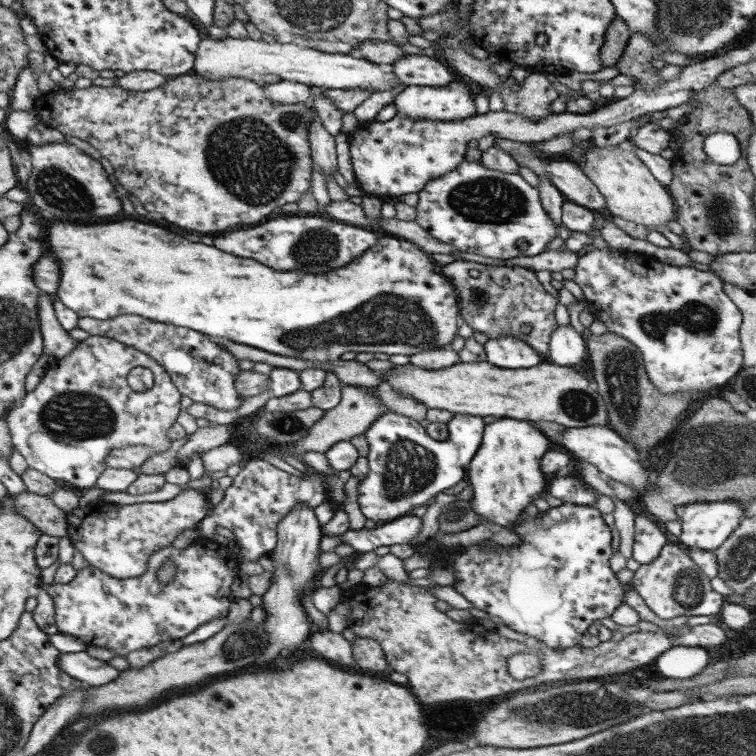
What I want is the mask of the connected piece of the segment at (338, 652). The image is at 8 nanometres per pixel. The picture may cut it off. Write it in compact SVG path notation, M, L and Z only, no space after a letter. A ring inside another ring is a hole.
M314 627L308 634L308 642L311 642L311 648L331 662L343 664L343 666L353 666L351 643L345 640L341 633L329 631L320 631Z

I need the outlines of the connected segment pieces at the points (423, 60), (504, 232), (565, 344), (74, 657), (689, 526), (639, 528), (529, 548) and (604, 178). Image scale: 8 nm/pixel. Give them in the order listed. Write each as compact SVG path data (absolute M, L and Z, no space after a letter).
M405 55L394 60L390 68L399 82L406 86L440 87L454 80L448 66L426 55Z
M462 160L447 174L427 182L417 196L414 221L433 238L461 253L501 261L537 256L557 236L559 226L543 210L535 187L518 174L489 170L479 160Z
M570 324L557 326L551 332L548 340L548 352L544 358L550 358L551 363L571 367L583 362L586 356L585 335L576 332Z
M85 651L60 654L57 666L71 678L91 686L107 684L120 673L107 662L92 658Z
M735 499L715 502L692 502L675 507L675 514L681 523L681 533L678 536L679 545L689 549L714 551L726 540L744 516L743 505Z
M634 515L634 520L632 557L639 564L647 564L659 554L661 547L667 543L667 538L649 518Z
M561 503L556 507L549 507L548 510L544 512L539 512L537 517L530 517L527 514L521 514L518 518L519 524L511 526L510 530L515 532L519 538L521 538L521 543L518 545L502 546L499 544L491 544L491 546L481 546L480 542L472 544L468 547L462 549L453 549L453 551L460 551L456 555L449 555L447 558L439 558L435 560L438 566L453 566L453 576L455 577L452 587L467 600L471 602L473 608L477 610L483 610L491 618L499 618L502 624L519 632L519 634L527 634L531 638L536 638L538 642L542 642L547 648L562 648L566 649L577 645L581 636L587 632L587 628L593 624L594 620L600 620L601 618L607 618L610 614L615 612L618 606L622 605L622 600L624 600L624 591L621 588L616 579L615 574L609 569L609 557L611 556L611 534L609 533L609 528L601 519L601 515L596 506L581 506L571 503Z
M592 145L584 152L582 160L579 167L603 195L604 206L611 215L644 227L666 224L676 217L672 198L665 185L655 180L648 168L626 145L609 147Z

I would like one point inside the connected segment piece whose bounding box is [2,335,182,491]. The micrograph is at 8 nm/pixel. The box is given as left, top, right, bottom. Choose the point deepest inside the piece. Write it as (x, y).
(82, 408)

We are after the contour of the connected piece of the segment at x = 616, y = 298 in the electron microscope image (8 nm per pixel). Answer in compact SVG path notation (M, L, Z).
M608 247L601 250L591 249L583 254L573 266L573 282L582 290L585 301L588 302L593 319L602 322L606 330L613 334L625 338L632 342L639 349L640 356L644 362L644 369L649 382L653 388L661 394L675 392L697 393L705 390L715 390L715 388L727 387L731 378L742 368L742 348L740 347L739 325L741 325L741 313L733 304L733 301L724 293L722 281L713 273L700 272L687 266L669 266L656 261L655 259L644 257L641 254L627 253L625 250L612 251Z

